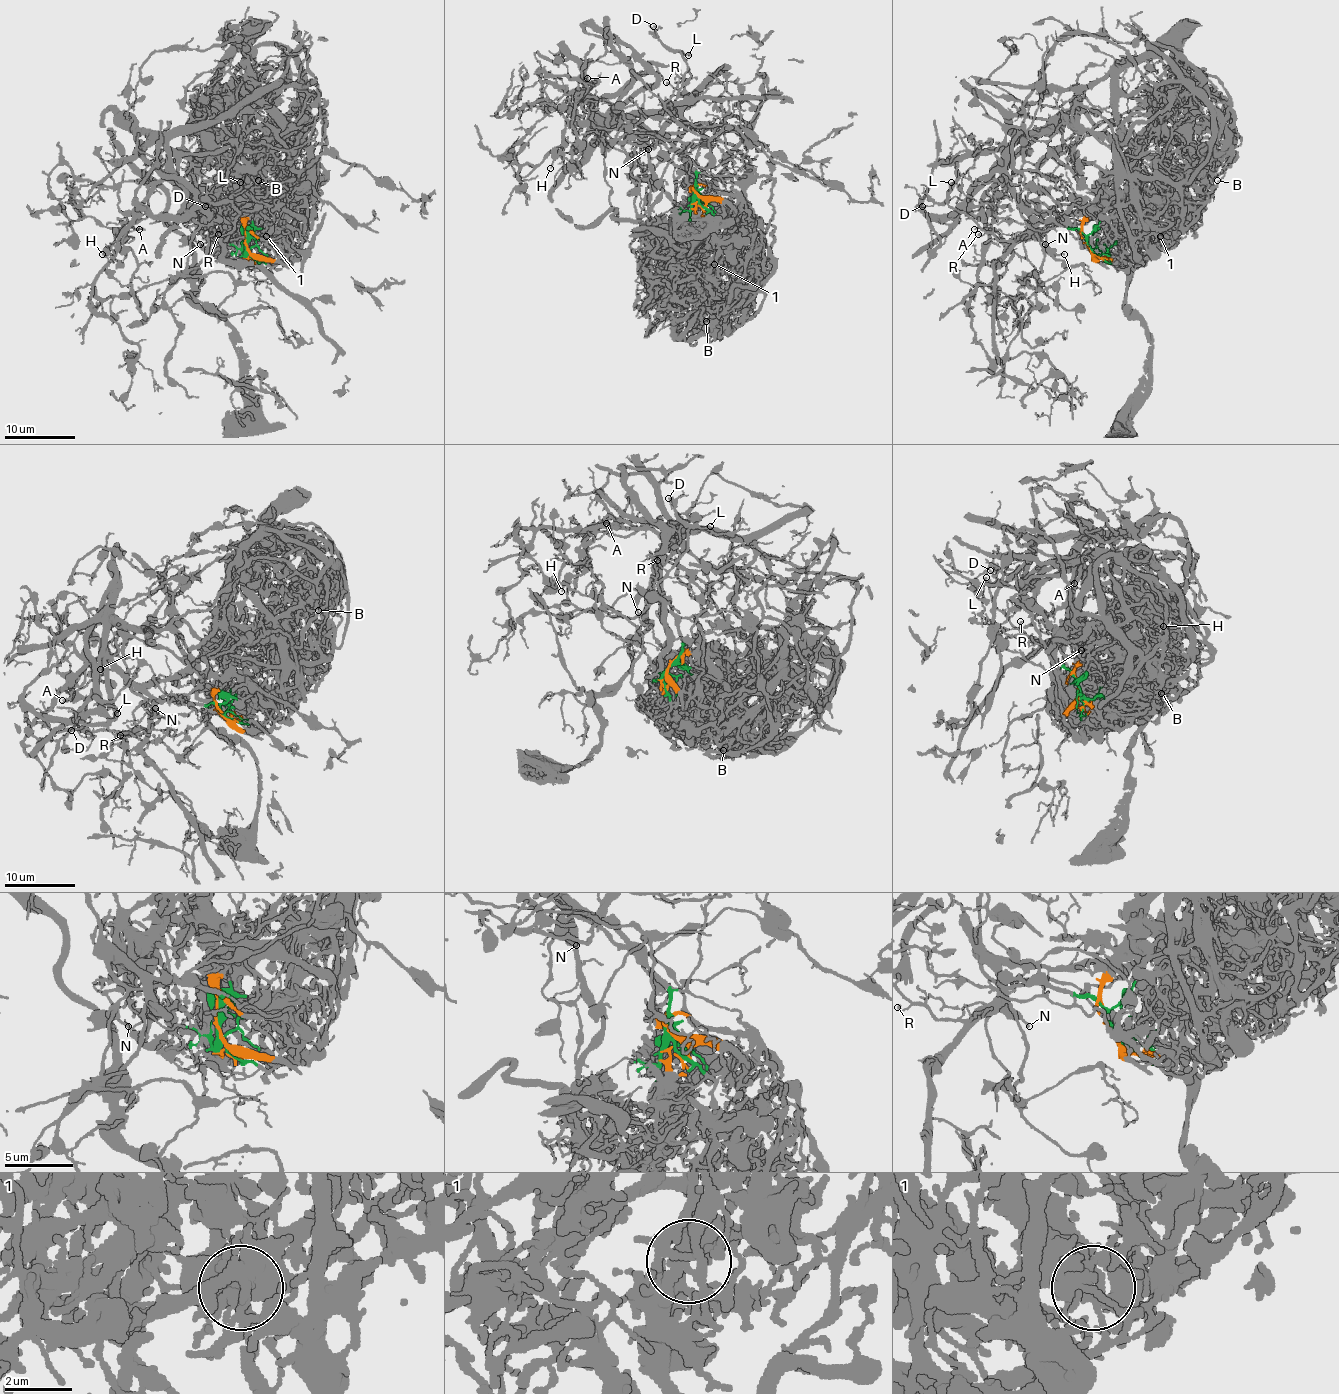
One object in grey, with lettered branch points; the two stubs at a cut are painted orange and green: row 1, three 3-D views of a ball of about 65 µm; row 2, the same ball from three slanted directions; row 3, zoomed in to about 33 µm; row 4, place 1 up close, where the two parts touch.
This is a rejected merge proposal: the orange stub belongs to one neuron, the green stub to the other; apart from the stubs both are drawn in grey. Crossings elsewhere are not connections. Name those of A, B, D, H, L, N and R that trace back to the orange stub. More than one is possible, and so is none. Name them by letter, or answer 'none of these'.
B

